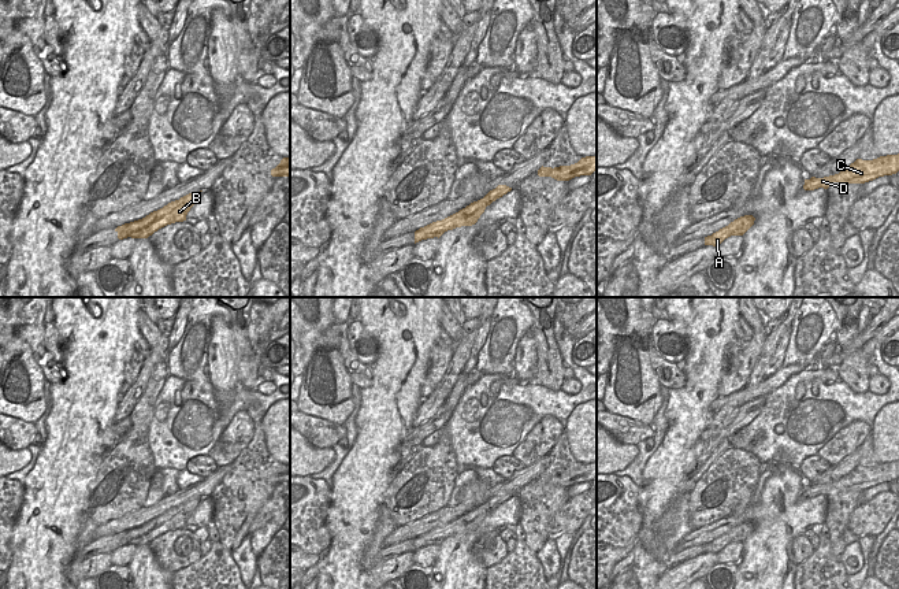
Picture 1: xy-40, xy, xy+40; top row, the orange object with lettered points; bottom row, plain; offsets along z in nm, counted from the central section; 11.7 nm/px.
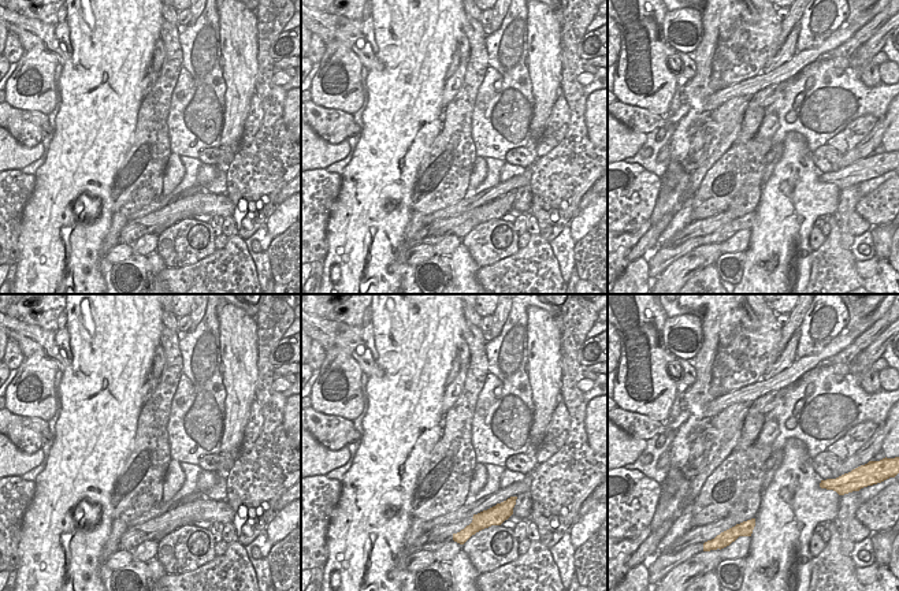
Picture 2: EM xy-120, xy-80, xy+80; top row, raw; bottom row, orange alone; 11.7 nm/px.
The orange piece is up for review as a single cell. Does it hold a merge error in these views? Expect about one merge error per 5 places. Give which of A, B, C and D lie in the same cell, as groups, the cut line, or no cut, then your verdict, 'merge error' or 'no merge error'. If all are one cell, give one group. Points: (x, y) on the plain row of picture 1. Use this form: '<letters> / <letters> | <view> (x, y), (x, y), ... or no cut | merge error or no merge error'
A B C D | no cut | no merge error

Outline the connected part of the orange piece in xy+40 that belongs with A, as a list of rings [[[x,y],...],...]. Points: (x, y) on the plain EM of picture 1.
[[[753,522],[740,523],[712,542],[705,544],[705,552],[717,553],[731,542],[743,542],[754,531],[754,527]]]

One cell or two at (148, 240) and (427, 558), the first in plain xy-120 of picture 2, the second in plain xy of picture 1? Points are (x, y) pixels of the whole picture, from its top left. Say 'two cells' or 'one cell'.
one cell

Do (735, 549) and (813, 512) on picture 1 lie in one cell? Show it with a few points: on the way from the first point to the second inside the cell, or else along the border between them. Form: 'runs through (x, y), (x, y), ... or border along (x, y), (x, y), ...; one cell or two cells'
border along (743, 543), (743, 555), (736, 563); two cells

